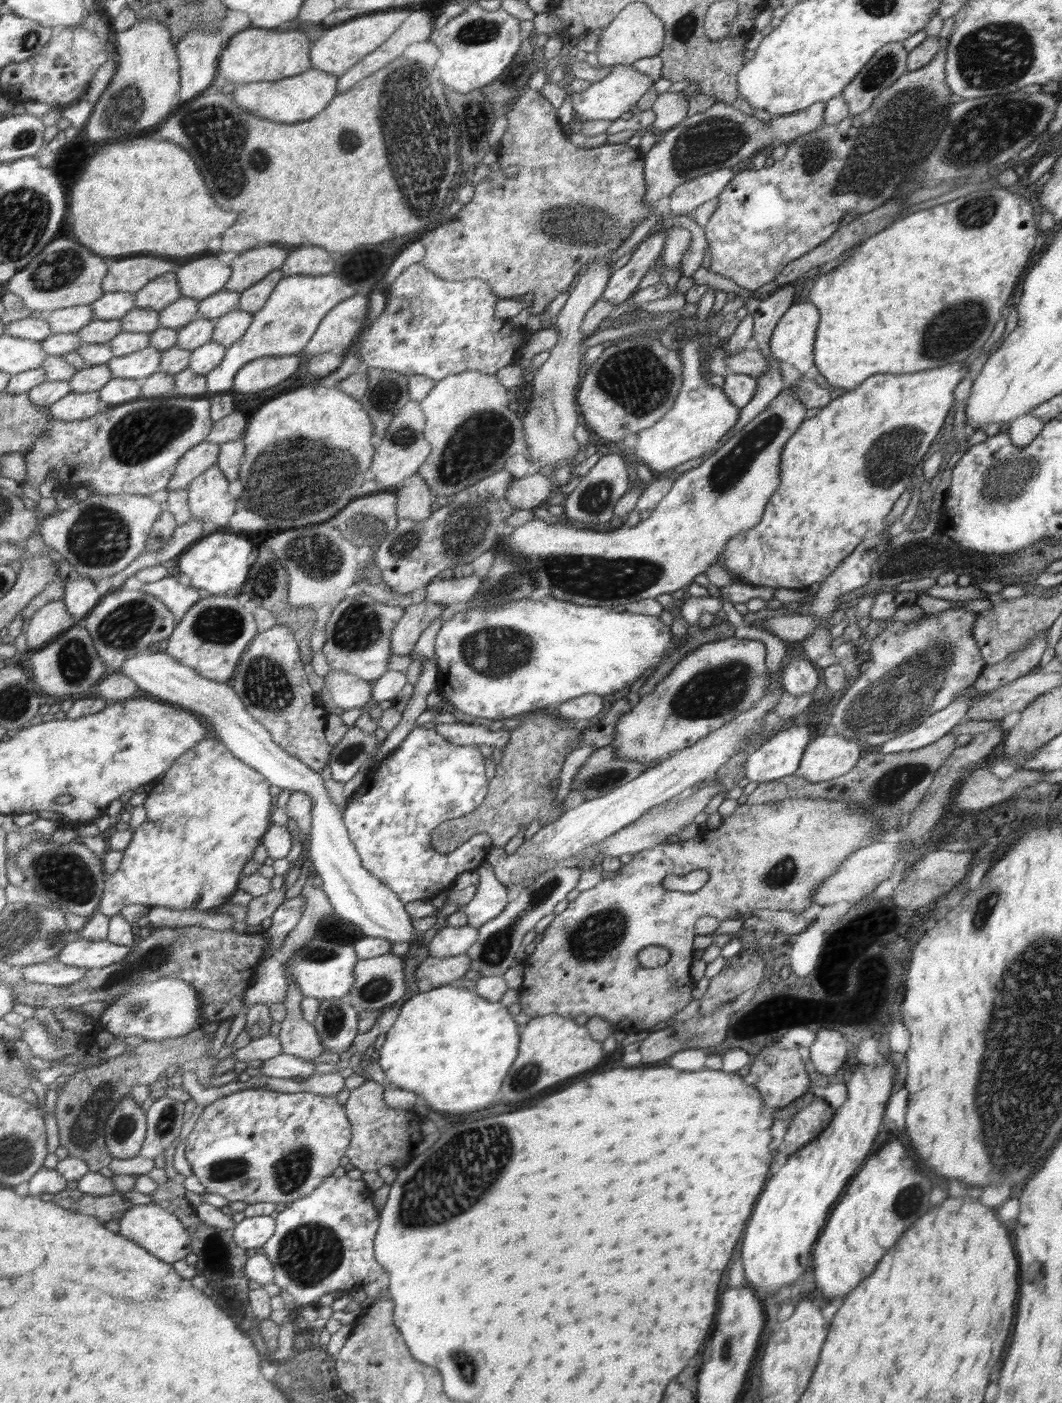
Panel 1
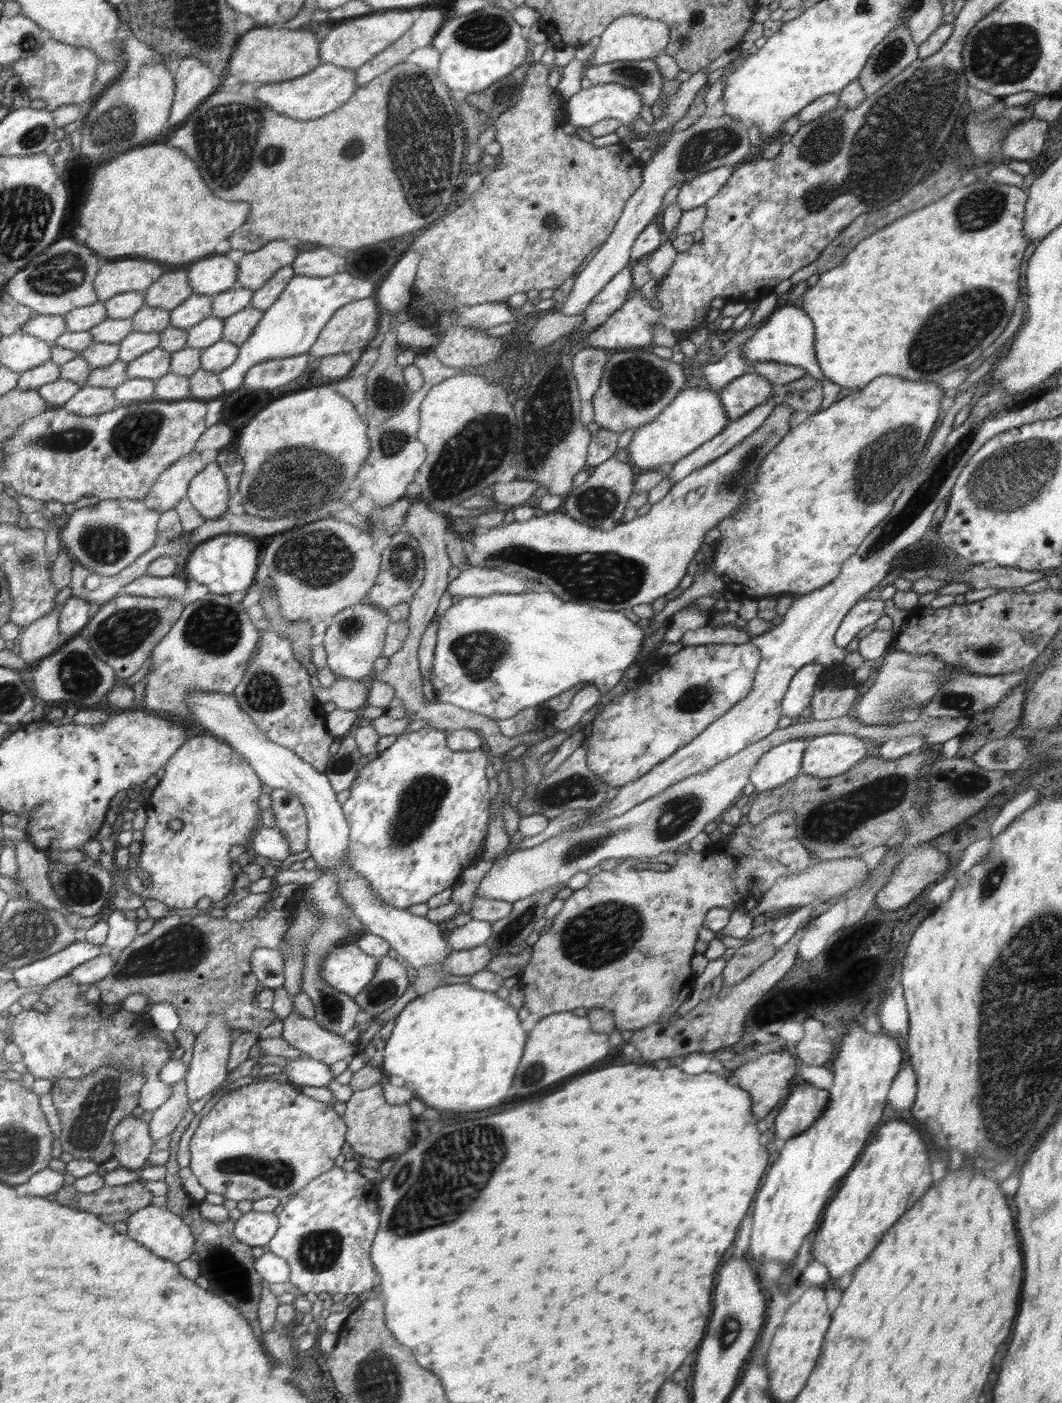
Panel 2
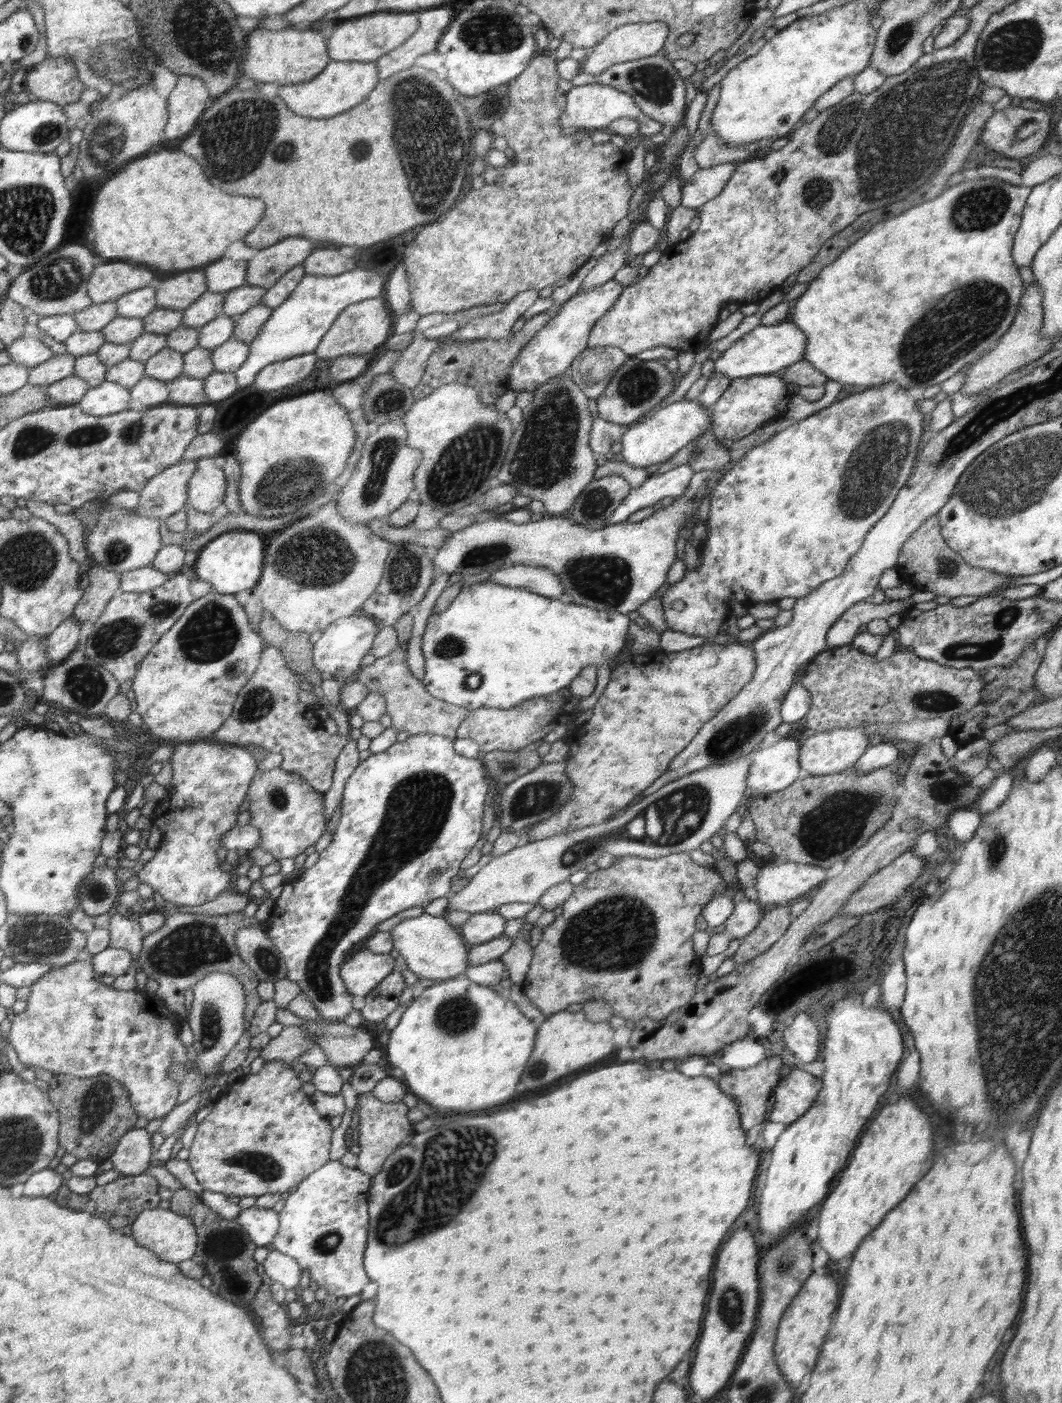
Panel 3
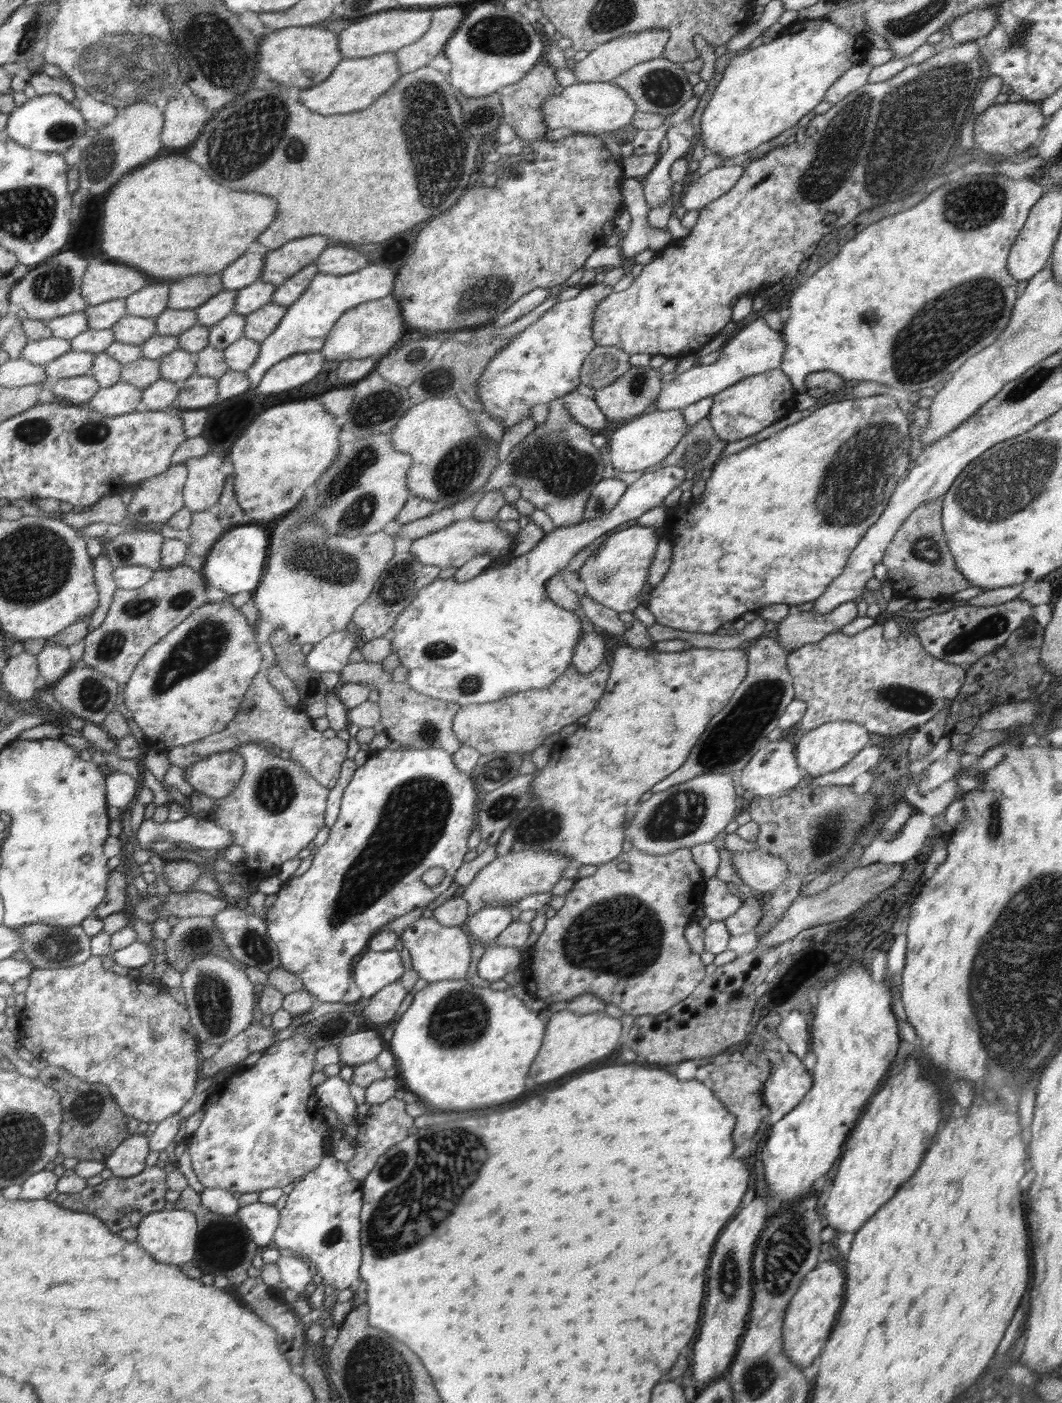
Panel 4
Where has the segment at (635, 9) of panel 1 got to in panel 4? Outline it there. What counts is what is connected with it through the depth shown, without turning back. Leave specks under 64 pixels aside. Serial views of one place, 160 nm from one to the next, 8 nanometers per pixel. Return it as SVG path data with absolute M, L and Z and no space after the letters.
M650 29L639 33L626 33L622 37L613 38L611 41L600 45L581 61L572 63L571 69L577 82L612 82L622 72L653 58L662 57L666 50L670 34L666 29Z

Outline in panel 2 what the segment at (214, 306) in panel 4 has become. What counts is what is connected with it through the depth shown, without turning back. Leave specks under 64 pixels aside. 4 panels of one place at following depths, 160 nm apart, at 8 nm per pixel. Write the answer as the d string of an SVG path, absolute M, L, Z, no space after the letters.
M192 293L182 304L170 311L172 327L189 329L201 320L212 316L212 296Z

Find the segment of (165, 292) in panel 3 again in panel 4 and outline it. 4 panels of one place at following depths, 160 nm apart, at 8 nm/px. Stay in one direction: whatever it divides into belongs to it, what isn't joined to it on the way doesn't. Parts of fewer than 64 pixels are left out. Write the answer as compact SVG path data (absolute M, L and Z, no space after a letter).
M222 273L195 274L170 285L168 309L195 309L223 290Z

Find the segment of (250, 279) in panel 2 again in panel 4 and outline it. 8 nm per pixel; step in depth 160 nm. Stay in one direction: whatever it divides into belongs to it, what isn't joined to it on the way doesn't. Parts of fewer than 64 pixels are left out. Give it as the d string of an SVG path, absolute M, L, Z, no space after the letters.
M326 236L302 237L268 251L260 280L277 288L305 266L312 265L332 242Z

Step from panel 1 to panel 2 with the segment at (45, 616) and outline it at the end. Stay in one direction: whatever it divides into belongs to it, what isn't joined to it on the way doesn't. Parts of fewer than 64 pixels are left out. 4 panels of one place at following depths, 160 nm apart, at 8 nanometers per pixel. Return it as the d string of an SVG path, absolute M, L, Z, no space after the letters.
M60 606L54 613L40 618L33 625L25 628L26 631L20 637L19 657L27 663L42 660L52 654L65 643L65 638L58 630Z

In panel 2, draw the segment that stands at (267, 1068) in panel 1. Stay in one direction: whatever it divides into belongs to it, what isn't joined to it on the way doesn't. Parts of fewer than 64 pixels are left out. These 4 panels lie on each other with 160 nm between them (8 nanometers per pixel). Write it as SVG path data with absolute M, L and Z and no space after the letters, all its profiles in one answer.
M302 1057L298 1060L290 1060L282 1074L286 1074L289 1083L294 1085L306 1086L327 1086L327 1084L334 1079L330 1066L319 1062L318 1060Z

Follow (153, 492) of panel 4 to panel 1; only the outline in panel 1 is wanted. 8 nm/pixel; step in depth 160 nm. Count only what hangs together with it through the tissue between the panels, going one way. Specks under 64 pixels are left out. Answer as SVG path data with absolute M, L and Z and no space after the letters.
M201 442L184 453L175 468L175 474L167 486L168 491L187 489L200 474L216 465L221 444Z

